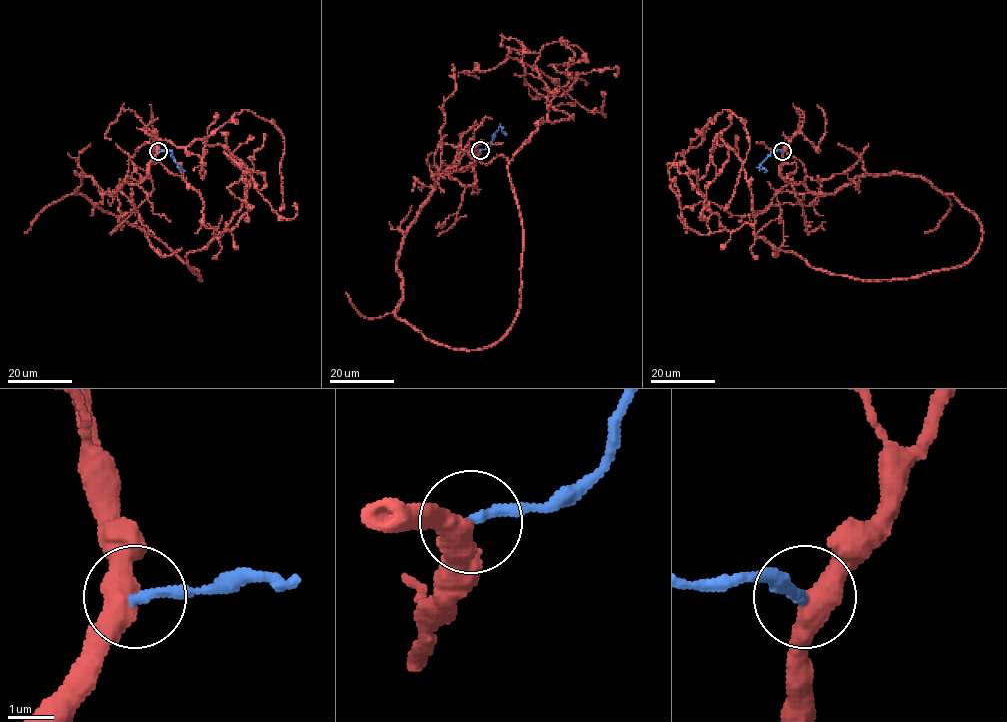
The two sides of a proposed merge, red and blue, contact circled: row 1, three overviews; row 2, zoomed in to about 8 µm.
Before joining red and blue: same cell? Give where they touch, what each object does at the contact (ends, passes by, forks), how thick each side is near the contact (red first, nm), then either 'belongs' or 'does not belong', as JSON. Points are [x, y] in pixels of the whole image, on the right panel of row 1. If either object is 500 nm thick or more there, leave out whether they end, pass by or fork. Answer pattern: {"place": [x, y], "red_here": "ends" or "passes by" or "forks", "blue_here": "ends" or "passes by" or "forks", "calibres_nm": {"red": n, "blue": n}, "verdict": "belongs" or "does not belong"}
{"place": [782, 151], "red_here": "passes by", "blue_here": "ends", "calibres_nm": {"red": 480, "blue": 220}, "verdict": "belongs"}

